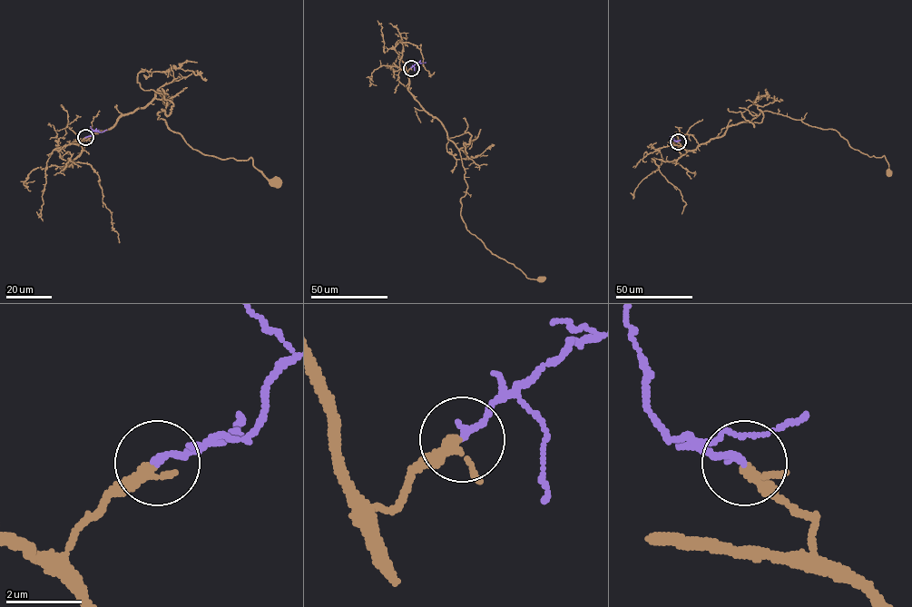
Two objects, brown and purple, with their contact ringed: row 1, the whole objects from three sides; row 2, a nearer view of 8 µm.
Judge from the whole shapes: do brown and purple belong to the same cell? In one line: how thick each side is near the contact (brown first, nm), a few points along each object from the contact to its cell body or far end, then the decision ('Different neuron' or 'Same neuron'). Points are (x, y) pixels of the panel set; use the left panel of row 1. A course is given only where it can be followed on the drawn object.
Thickness 240 nm (brown) against 180 nm. Course of brown: (84, 137), (82, 150), (159, 93), (168, 105), (157, 119), (192, 149), (250, 157), (276, 181). Course of purple: (85, 137), (93, 131), (107, 130). Same neuron

